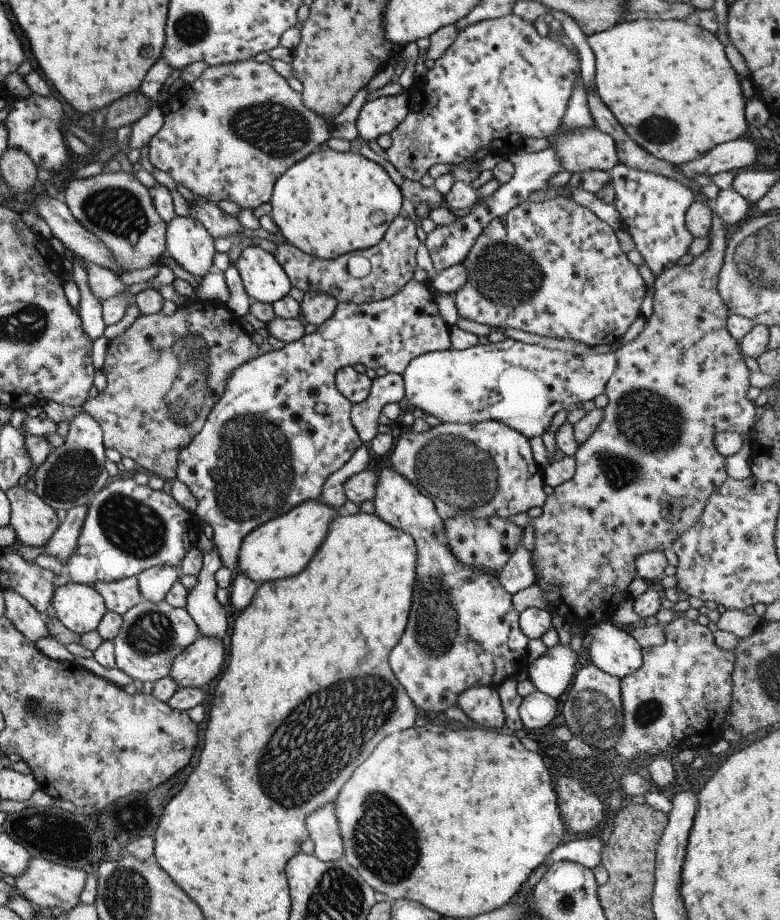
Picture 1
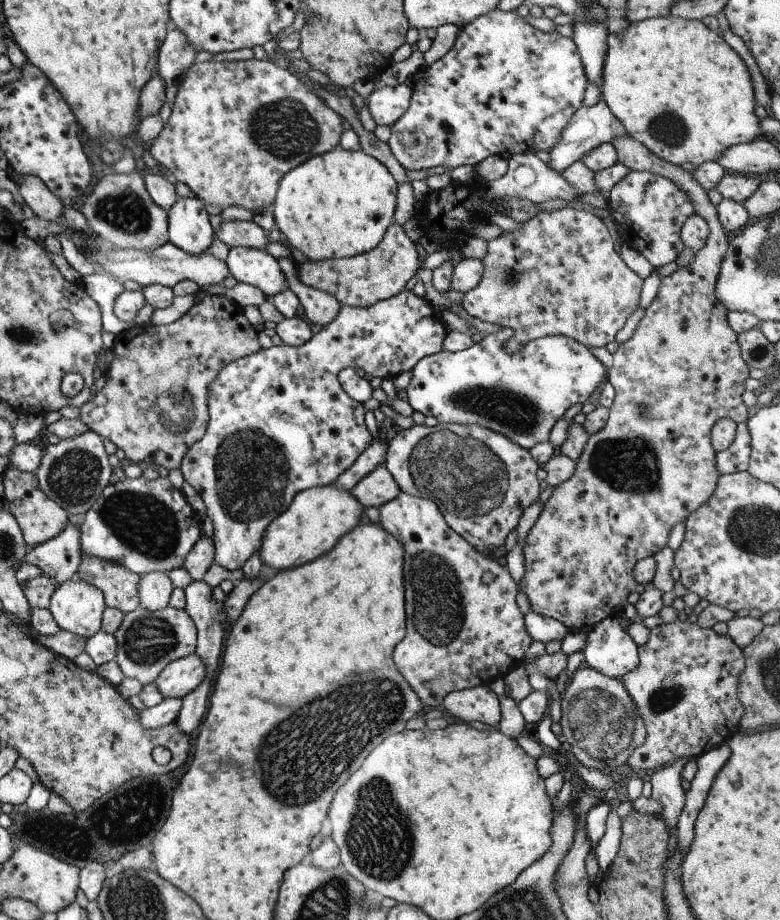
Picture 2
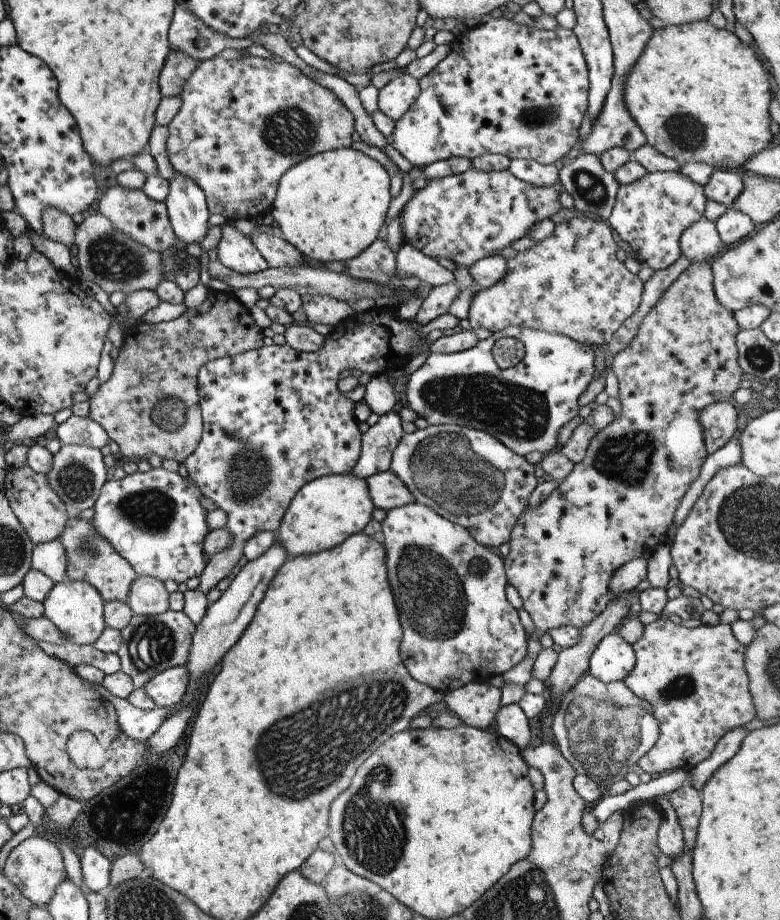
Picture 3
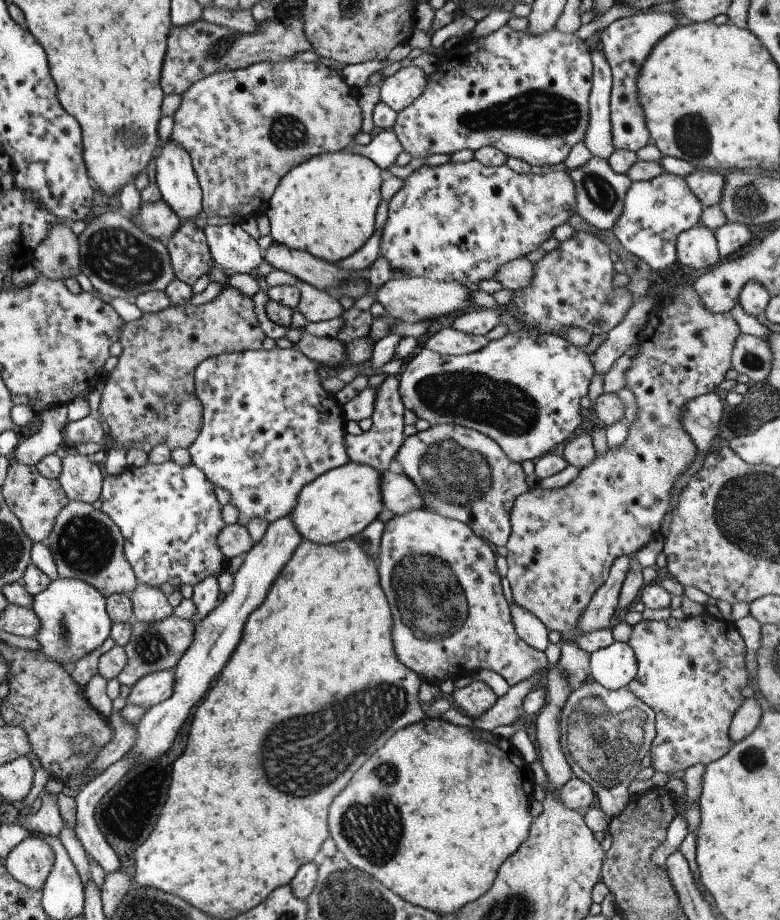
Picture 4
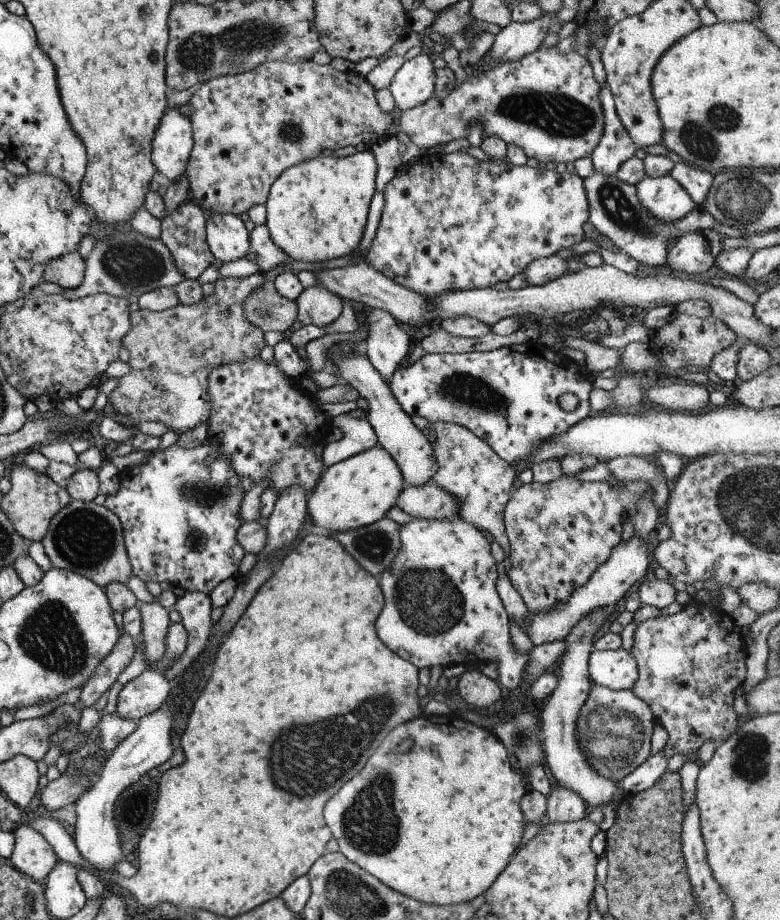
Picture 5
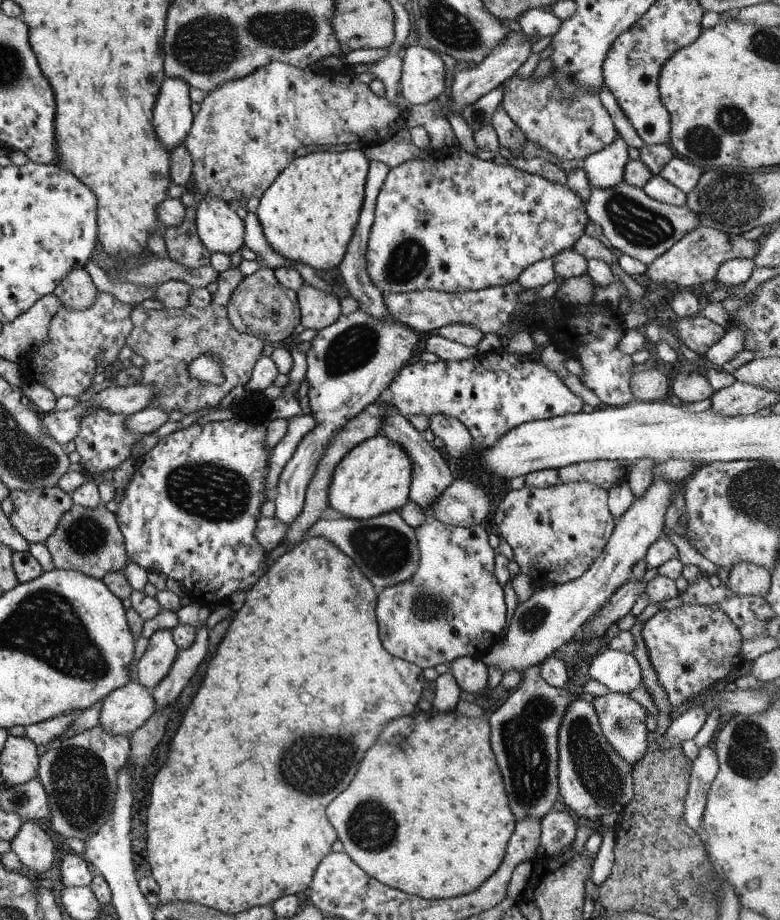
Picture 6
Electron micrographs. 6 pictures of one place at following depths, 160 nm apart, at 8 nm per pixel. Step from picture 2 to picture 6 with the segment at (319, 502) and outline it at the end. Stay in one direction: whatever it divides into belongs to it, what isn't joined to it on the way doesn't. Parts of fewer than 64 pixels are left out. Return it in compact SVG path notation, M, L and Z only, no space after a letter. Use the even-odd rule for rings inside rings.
M376 435L349 450L335 466L327 488L327 504L343 518L351 520L365 520L387 512L399 512L409 502L409 480L409 456L401 446L393 444L385 436Z

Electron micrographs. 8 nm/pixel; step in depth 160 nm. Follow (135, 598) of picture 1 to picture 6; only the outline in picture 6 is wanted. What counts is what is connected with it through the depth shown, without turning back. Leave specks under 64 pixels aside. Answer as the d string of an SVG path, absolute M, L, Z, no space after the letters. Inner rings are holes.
M73 504L57 520L55 532L44 541L54 569L81 572L86 576L102 580L109 572L123 572L128 563L124 540L115 522L115 516L103 506L83 508Z

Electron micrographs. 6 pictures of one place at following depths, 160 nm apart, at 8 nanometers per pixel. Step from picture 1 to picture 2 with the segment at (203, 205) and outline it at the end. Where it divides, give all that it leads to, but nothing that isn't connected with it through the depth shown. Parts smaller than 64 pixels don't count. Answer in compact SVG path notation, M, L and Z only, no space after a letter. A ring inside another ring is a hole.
M225 215L221 220L215 238L221 239L229 247L249 247L263 249L269 242L267 234L251 221L230 221Z

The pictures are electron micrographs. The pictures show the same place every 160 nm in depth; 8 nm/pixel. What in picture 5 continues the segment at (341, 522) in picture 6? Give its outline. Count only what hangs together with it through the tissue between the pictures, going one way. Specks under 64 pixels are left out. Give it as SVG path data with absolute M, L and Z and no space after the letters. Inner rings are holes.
M387 516L373 524L330 536L371 576L381 574L399 550L399 525Z

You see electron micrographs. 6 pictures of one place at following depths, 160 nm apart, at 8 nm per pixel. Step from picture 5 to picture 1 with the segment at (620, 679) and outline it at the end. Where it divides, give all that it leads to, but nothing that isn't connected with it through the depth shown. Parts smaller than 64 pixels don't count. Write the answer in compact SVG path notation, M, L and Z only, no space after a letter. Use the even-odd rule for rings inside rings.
M611 620L591 625L586 631L591 636L587 654L593 666L618 679L639 668L640 646L630 633L615 627Z

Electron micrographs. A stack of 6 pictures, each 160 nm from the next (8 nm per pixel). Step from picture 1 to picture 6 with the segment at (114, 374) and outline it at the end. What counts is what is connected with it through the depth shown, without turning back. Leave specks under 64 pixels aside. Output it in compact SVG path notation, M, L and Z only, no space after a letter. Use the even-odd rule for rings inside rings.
M230 267L219 273L216 291L211 294L207 308L193 308L189 304L173 310L145 310L141 306L132 308L132 330L125 338L125 345L145 361L140 368L141 377L137 385L149 384L155 392L147 408L161 408L165 414L177 410L185 416L201 409L217 407L232 388L244 387L249 382L253 366L262 356L264 344L251 334L235 330L227 320L227 304L231 295L239 289L243 278L238 268ZM201 354L211 354L215 360L221 362L221 374L224 376L221 385L200 382L187 372L189 364Z

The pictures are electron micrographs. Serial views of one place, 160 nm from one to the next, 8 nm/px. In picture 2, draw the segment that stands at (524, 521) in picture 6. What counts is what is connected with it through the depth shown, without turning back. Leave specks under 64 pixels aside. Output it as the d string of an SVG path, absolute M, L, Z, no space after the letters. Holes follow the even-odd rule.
M629 136L617 137L610 141L615 149L617 162L624 164L631 171L652 172L653 174L664 176L672 180L692 202L695 214L701 216L708 226L708 237L705 244L694 254L693 260L676 272L660 280L659 290L655 298L644 309L644 315L637 323L633 334L621 344L611 355L612 367L608 373L608 382L614 390L614 399L608 407L608 417L605 424L592 435L589 435L579 458L575 463L575 472L563 483L549 488L545 493L544 502L533 526L527 531L522 544L522 555L524 558L524 571L519 579L516 588L519 593L525 595L529 603L530 610L535 614L551 617L564 624L569 631L587 633L598 622L601 622L607 616L617 617L621 615L621 610L626 605L627 596L633 591L636 582L632 577L632 568L634 564L645 557L652 557L659 552L667 542L668 532L671 527L687 518L690 512L693 512L700 504L703 504L714 491L715 483L718 477L714 467L714 450L710 443L710 430L713 423L719 417L727 417L735 424L747 420L751 410L749 410L741 401L741 394L744 391L743 384L748 377L748 366L741 358L740 348L736 341L736 332L727 322L728 310L716 299L714 286L718 275L723 255L728 246L726 232L722 229L717 218L716 208L709 202L707 195L700 184L692 179L690 173L685 172L680 166L668 163L652 152L649 152L640 142L635 141Z

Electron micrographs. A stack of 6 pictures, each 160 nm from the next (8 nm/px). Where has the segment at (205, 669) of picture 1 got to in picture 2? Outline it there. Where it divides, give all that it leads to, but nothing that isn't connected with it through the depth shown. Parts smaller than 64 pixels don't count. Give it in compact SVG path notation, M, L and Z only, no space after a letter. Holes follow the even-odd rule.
M193 652L167 664L153 684L164 699L182 699L203 680L203 675L202 660Z

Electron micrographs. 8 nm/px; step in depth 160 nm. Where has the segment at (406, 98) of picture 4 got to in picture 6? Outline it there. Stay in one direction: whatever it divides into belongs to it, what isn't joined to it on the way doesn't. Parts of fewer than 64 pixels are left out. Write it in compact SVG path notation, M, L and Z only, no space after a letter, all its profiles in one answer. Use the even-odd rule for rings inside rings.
M410 39L403 47L398 92L407 105L425 105L443 96L445 68L437 54Z

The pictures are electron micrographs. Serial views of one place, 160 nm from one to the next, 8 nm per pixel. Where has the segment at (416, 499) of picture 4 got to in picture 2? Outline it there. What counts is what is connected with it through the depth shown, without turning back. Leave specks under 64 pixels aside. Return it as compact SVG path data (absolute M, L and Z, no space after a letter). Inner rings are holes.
M380 464L379 467L360 478L350 493L363 506L379 508L382 504L393 500L400 490L384 465Z

